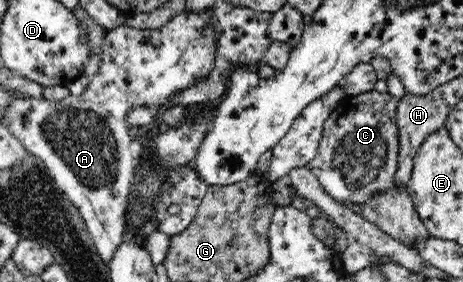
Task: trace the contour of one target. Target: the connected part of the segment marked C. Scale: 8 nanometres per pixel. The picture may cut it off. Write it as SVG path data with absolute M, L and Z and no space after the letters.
M376 89L355 96L342 96L337 107L324 124L316 156L306 166L318 177L320 184L340 203L357 209L366 197L374 191L385 189L395 178L398 154L398 123L396 107L399 99L388 90L378 92Z

